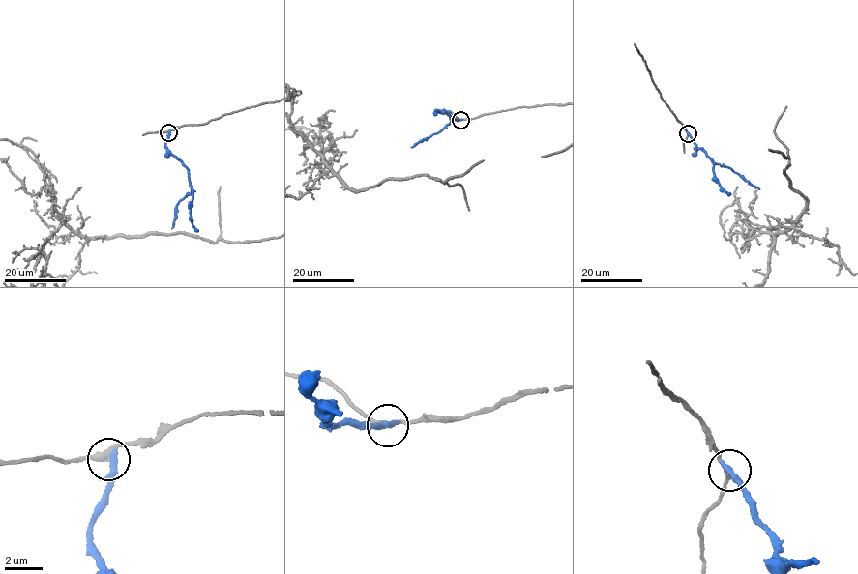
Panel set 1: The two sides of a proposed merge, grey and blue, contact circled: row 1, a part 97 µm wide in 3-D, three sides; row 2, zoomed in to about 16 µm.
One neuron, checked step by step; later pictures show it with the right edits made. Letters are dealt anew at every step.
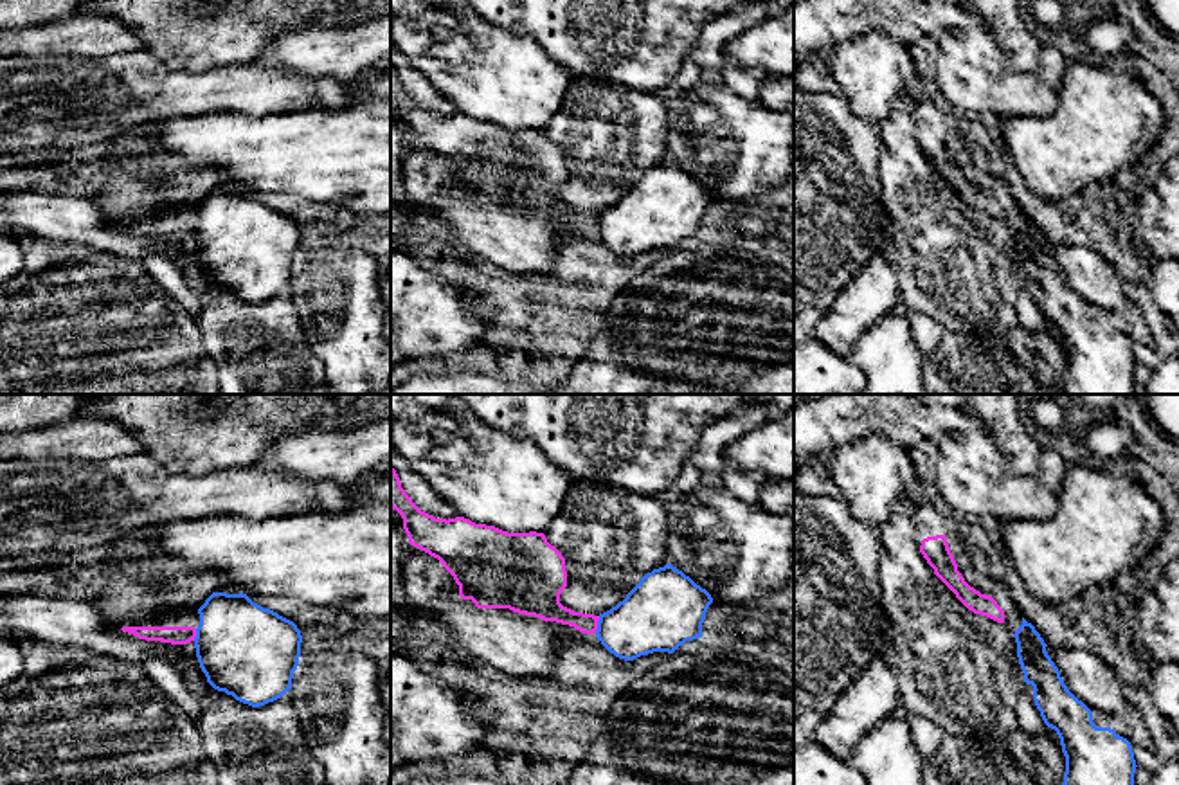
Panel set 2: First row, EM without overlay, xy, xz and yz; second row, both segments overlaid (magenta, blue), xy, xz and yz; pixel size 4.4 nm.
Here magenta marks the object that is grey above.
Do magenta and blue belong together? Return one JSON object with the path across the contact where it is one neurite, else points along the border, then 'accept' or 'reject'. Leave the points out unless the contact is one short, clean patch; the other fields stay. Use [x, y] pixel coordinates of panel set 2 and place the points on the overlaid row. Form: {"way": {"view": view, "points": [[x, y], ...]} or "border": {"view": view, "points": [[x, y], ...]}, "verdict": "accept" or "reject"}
{"border": {"view": "xz", "points": [[600, 616], [594, 632]]}, "verdict": "reject"}

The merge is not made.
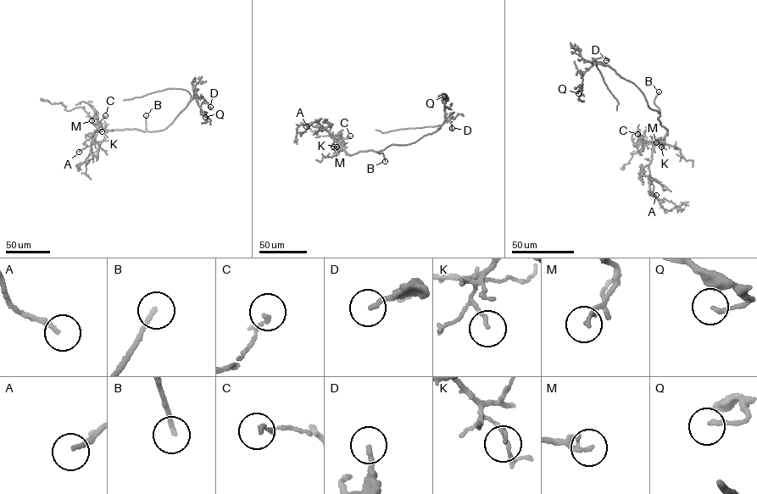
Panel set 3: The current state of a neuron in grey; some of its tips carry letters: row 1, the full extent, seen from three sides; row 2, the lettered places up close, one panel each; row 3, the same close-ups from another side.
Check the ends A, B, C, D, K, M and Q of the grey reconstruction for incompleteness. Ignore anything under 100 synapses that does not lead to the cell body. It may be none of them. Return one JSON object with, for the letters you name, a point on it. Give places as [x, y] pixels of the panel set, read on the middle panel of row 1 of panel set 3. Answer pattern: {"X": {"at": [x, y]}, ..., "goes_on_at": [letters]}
{"B": {"at": [385, 161]}, "goes_on_at": ["B"]}

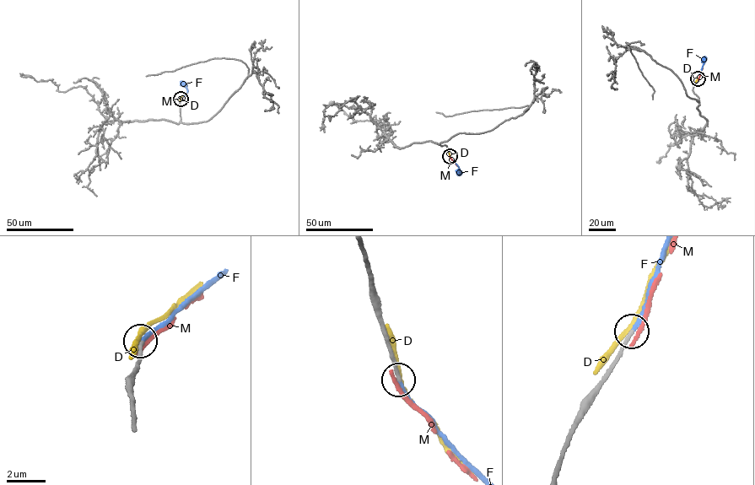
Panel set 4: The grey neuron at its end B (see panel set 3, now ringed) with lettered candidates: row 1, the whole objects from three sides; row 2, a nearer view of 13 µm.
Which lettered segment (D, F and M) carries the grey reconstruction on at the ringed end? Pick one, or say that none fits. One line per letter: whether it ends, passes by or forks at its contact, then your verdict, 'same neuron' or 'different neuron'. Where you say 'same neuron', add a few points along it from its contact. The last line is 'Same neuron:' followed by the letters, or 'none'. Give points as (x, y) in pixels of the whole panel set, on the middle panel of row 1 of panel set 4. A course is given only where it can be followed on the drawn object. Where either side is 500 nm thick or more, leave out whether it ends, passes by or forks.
D: it passes by; different neuron
F: it ends there; same neuron; it runs (450, 156), (459, 168), (458, 172)
M: it ends there; different neuron
Same neuron: F

